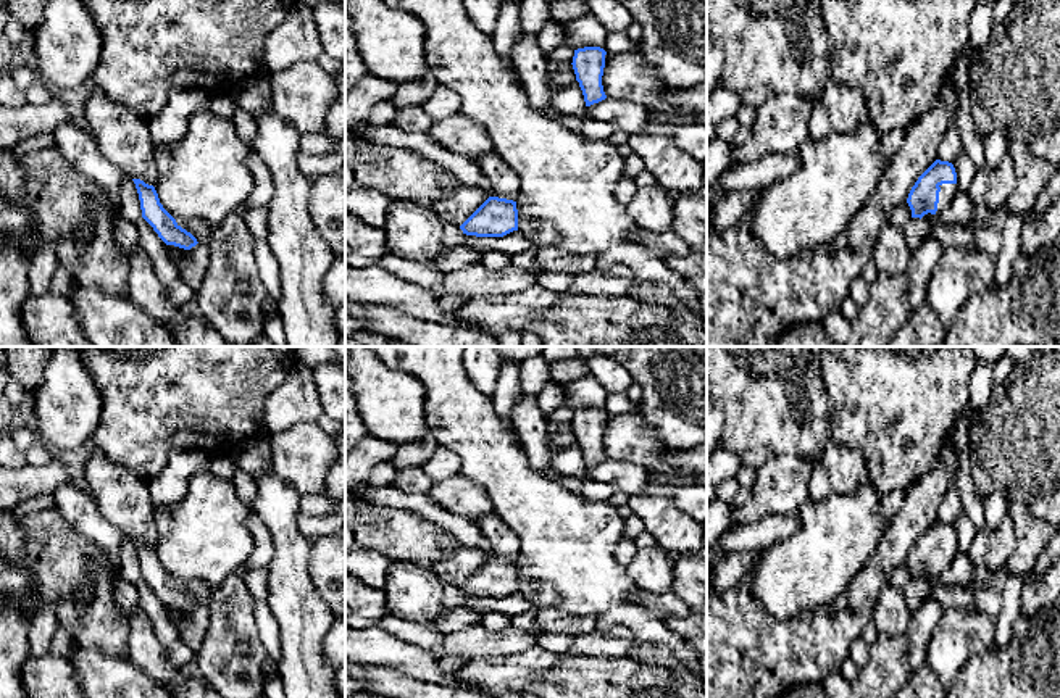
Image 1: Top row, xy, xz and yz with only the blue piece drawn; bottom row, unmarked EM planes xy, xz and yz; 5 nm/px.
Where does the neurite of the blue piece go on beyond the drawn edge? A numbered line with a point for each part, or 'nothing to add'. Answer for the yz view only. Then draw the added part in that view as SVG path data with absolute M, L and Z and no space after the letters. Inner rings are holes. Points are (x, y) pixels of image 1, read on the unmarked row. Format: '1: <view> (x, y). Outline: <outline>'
1: yz (947, 552). Outline: M942 545L939 548L941 548L941 553L939 553L939 564L936 572L937 577L941 577L950 567L955 555L958 553L957 545Z

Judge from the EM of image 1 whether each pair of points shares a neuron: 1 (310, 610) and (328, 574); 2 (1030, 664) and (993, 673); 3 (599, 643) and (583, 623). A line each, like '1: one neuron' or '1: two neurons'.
1: two neurons
2: one neuron
3: two neurons

